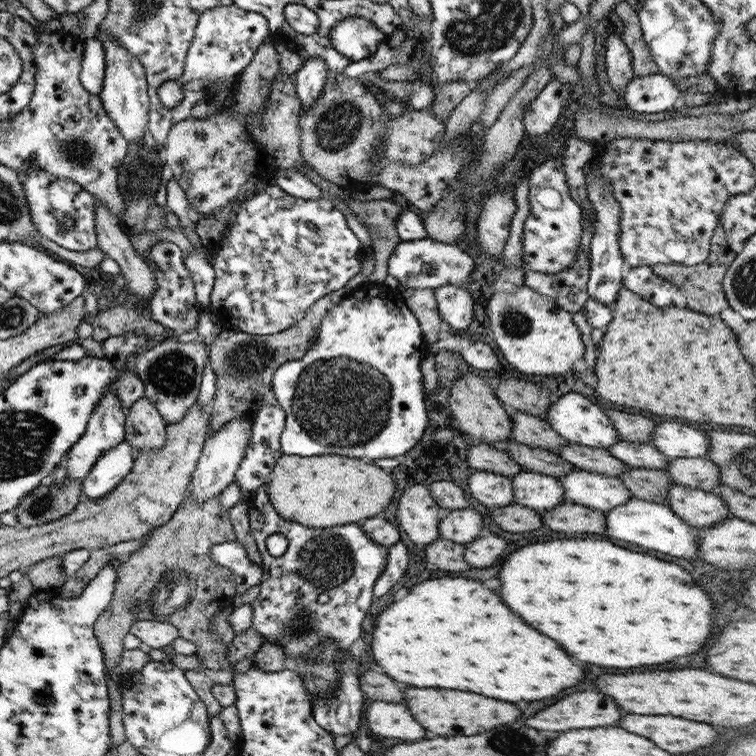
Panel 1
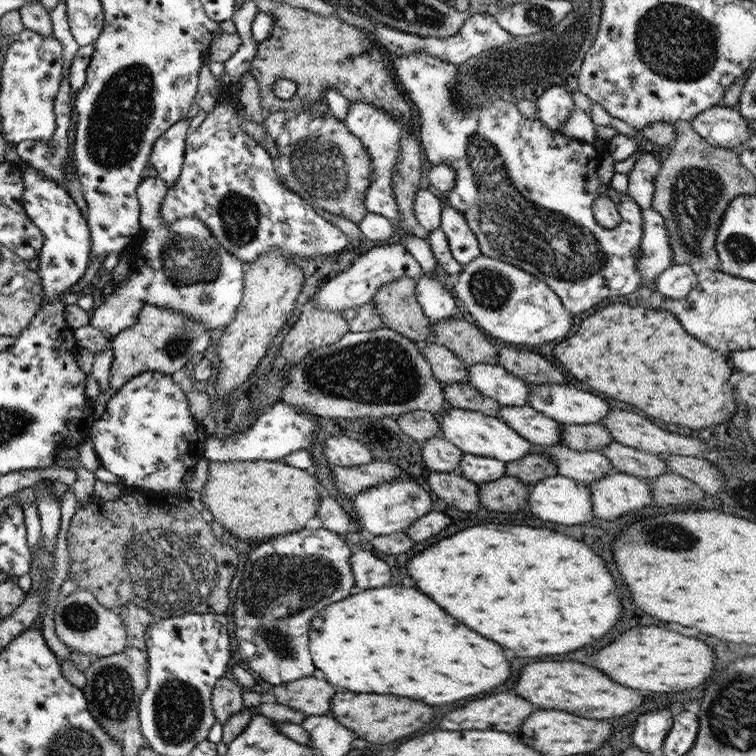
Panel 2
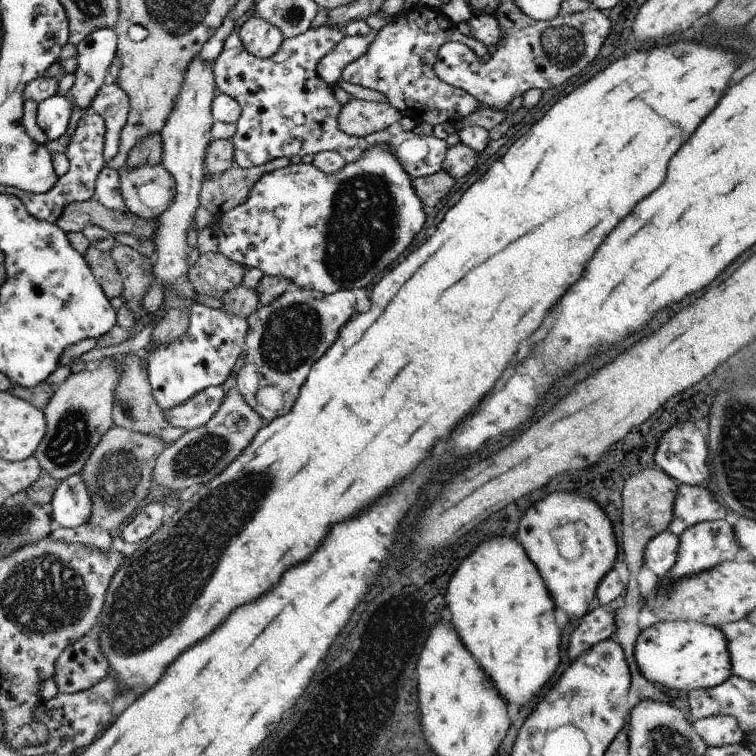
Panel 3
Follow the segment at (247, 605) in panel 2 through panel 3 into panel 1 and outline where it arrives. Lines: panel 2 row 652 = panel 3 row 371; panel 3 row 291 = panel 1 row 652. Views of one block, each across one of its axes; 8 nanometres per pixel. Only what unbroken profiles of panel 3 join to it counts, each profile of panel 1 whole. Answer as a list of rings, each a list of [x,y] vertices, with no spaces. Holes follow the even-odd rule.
[[[267,485],[253,490],[251,498],[248,500],[249,507],[249,528],[250,534],[255,542],[256,549],[261,555],[262,575],[259,582],[259,592],[251,602],[251,627],[261,635],[263,643],[279,643],[285,649],[285,655],[290,662],[295,663],[295,667],[303,663],[313,663],[313,657],[317,654],[315,647],[319,639],[331,637],[337,643],[335,655],[339,657],[339,682],[335,684],[333,696],[327,700],[315,698],[312,705],[312,716],[314,721],[328,734],[335,736],[357,736],[357,729],[361,726],[361,712],[365,706],[365,701],[361,698],[361,691],[355,670],[351,668],[351,644],[355,638],[361,634],[361,620],[367,616],[369,604],[375,597],[372,595],[373,582],[381,574],[387,562],[387,547],[370,540],[358,523],[344,524],[327,528],[306,527],[295,522],[282,519],[267,499]],[[269,534],[281,534],[287,540],[287,550],[281,556],[271,556],[265,550],[265,538]]]

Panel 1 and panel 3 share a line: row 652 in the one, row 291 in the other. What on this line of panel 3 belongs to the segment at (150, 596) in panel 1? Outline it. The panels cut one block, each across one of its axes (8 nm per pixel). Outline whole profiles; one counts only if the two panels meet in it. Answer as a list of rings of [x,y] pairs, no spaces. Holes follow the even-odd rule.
[[[89,246],[82,255],[87,263],[91,274],[101,287],[103,294],[108,298],[120,297],[122,294],[122,282],[120,274],[115,268],[111,255],[108,251],[98,251]],[[208,251],[189,266],[186,277],[196,294],[221,298],[242,281],[245,268],[218,252]]]

